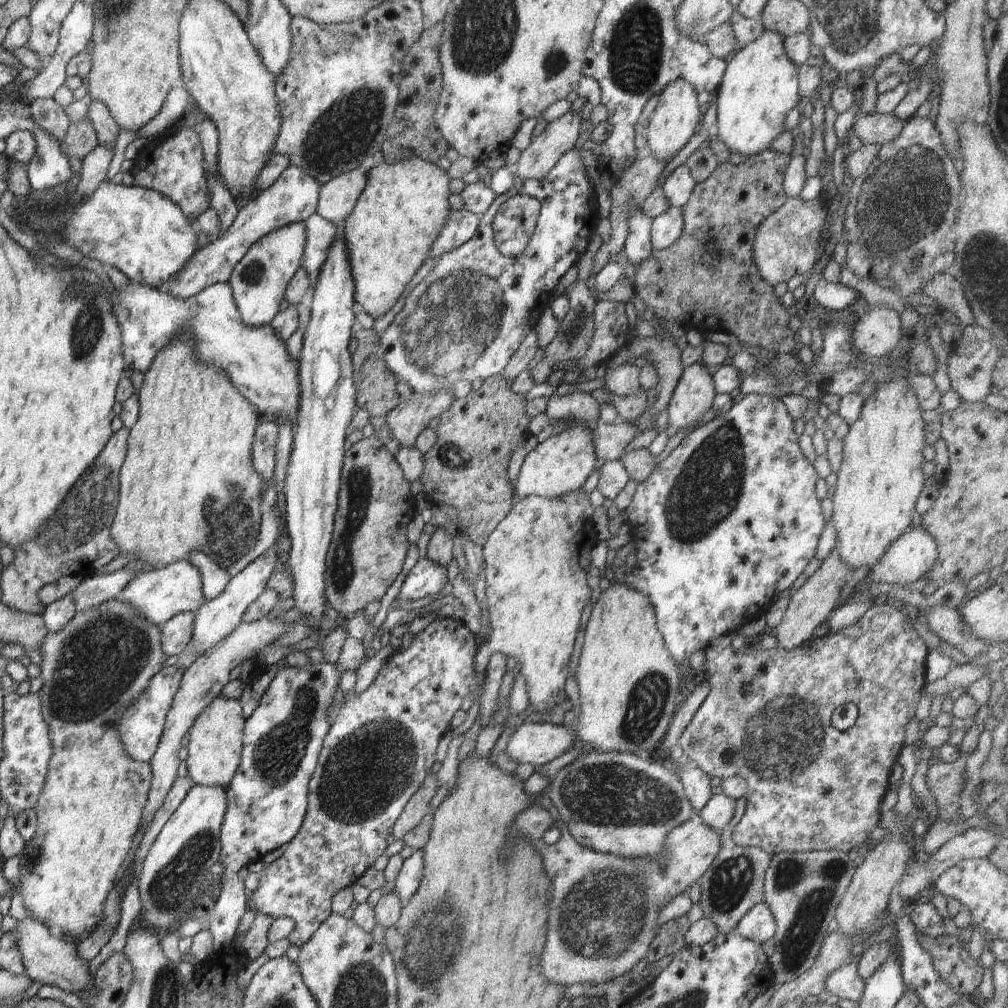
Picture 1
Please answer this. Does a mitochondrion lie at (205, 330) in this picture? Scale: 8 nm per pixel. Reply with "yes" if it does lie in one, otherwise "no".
no

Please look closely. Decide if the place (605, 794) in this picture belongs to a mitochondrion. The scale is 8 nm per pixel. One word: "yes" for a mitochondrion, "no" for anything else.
yes

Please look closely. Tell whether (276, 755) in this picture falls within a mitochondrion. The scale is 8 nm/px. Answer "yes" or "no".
yes

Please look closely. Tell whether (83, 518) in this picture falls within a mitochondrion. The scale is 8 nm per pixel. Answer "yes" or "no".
yes

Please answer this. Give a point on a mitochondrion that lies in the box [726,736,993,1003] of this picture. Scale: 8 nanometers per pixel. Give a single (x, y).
(816, 884)

